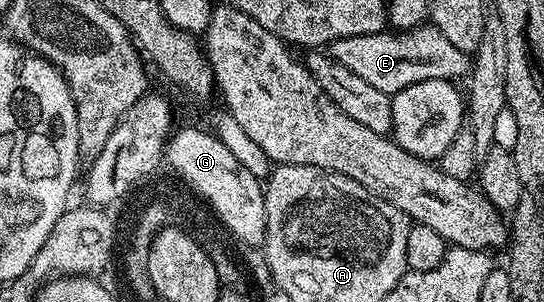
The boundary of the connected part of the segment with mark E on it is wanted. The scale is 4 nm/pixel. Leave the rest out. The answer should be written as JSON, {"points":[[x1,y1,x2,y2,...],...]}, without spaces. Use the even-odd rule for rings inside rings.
{"points":[[421,24,403,32,337,38,335,42,327,43,326,53,328,57,336,59,338,64,354,72,354,76,362,76,366,84,390,96,422,80,452,82,456,78,467,79,470,74,469,51,454,48,454,44,450,44,450,40,446,40,446,36,442,36,442,32,438,32,438,28,431,24]]}

